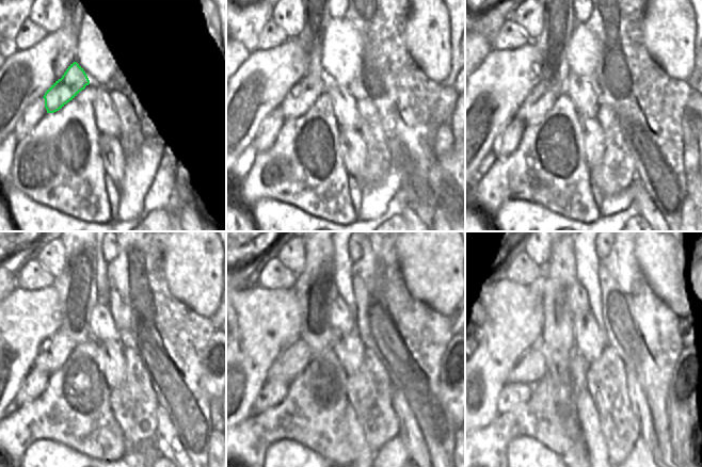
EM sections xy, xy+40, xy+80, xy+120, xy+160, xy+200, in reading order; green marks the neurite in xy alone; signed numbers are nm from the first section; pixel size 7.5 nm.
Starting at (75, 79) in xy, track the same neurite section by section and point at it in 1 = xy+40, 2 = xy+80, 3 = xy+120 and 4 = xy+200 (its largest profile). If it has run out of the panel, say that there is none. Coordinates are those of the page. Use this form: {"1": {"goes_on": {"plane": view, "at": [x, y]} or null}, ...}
{"1": {"goes_on": {"plane": "xy+40", "at": [303, 95]}}, "2": {"goes_on": {"plane": "xy+80", "at": [541, 99]}}, "3": {"goes_on": {"plane": "xy+120", "at": [53, 353]}}, "4": {"goes_on": {"plane": "xy+200", "at": [530, 368]}}}

